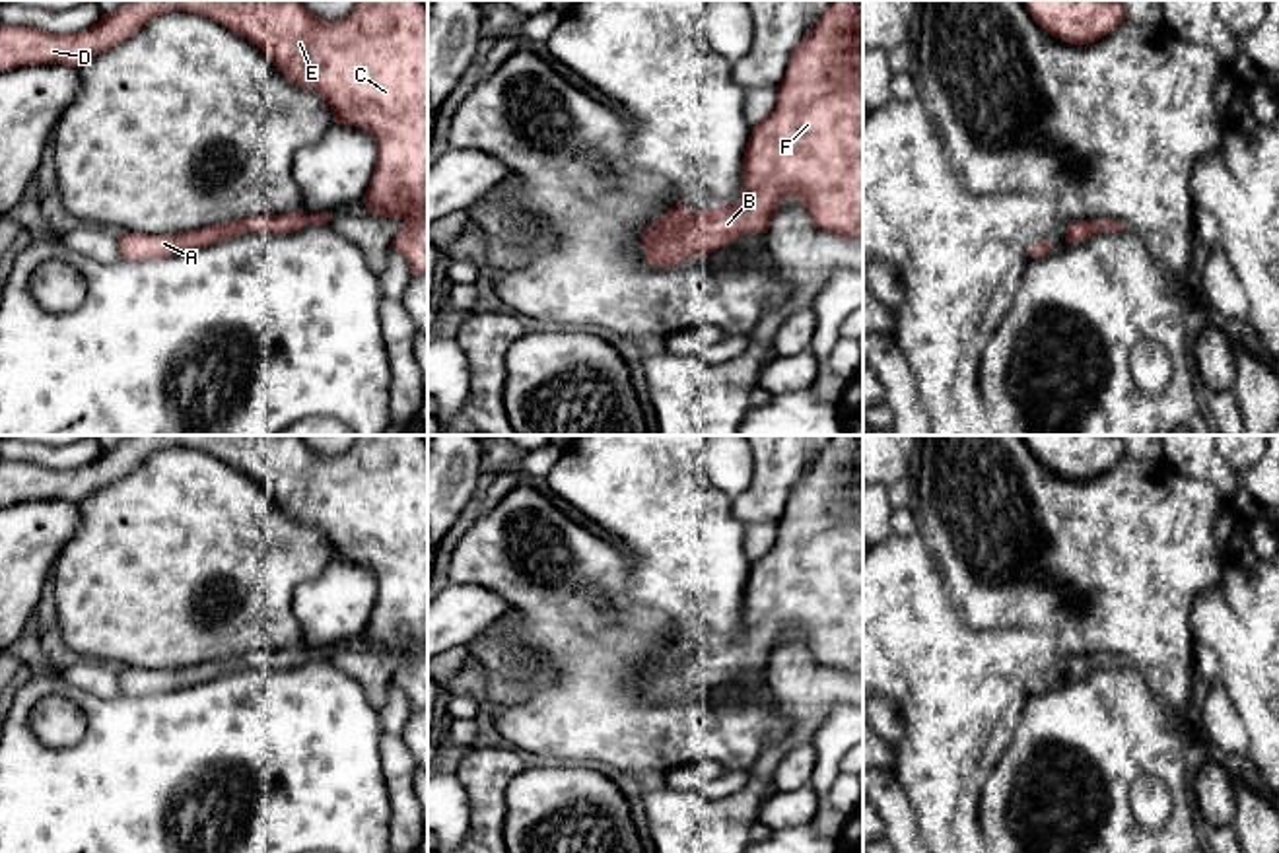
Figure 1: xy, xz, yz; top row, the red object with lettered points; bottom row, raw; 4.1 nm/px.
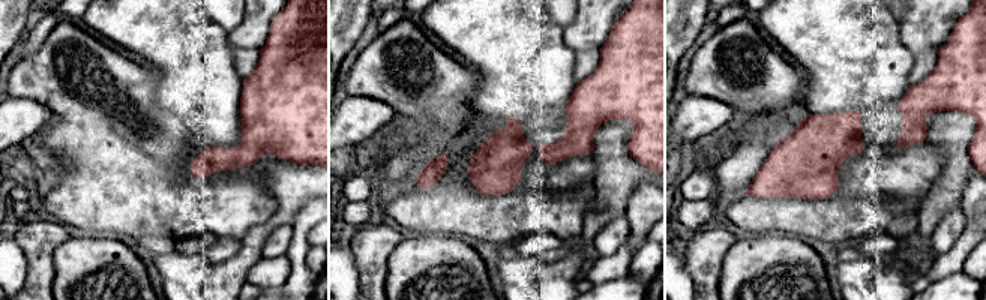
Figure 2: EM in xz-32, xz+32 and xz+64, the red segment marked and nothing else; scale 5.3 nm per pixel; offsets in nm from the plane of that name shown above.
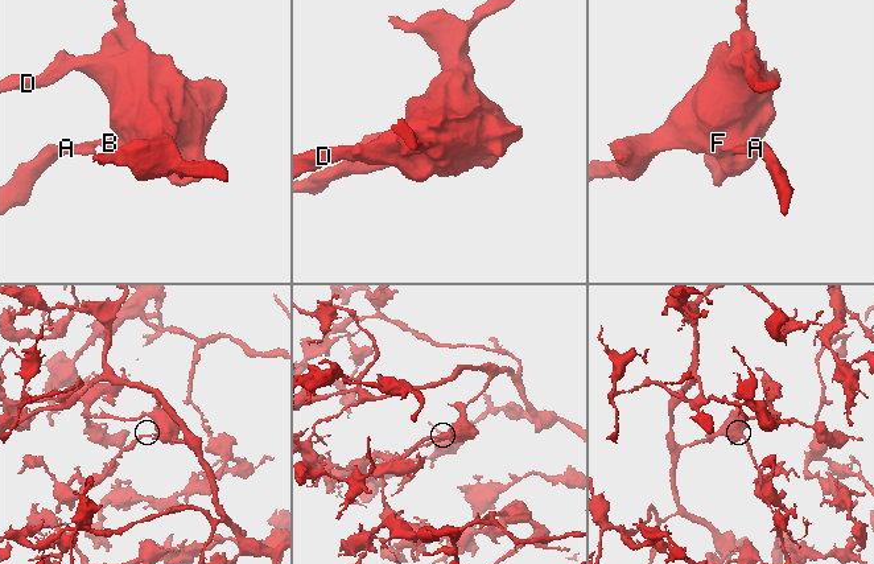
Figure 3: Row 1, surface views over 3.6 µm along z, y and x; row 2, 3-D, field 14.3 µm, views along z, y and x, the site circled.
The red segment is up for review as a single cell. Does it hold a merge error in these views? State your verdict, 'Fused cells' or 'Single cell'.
Single cell

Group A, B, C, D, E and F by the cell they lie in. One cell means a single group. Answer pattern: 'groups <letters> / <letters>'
groups A B C D E F

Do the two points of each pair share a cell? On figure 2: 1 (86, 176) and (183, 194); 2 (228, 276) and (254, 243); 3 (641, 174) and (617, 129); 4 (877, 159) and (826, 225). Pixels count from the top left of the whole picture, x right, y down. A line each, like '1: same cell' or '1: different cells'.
1: same cell
2: same cell
3: same cell
4: different cells

